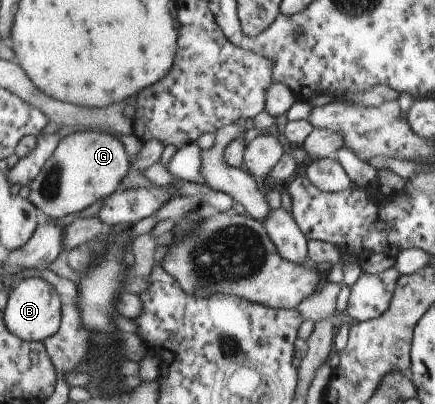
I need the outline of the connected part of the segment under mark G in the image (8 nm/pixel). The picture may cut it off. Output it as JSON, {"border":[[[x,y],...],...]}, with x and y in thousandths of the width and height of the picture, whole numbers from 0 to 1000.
{"border":[[[221,319],[175,324],[140,342],[129,371],[74,448],[64,490],[110,540],[179,530],[276,468],[303,408],[287,356],[267,332]]]}

